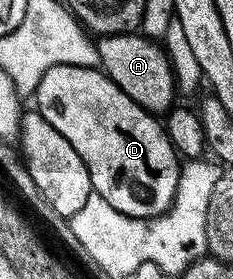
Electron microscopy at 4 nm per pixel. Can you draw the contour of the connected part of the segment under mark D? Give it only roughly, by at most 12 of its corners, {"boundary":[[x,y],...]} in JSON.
{"boundary":[[53,66],[39,114],[132,218],[173,204],[166,127],[101,69]]}

